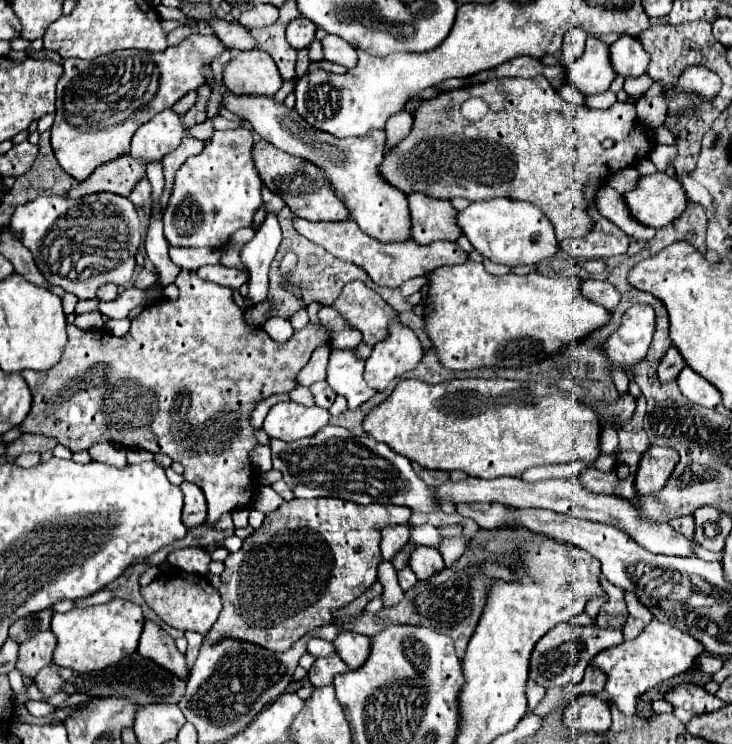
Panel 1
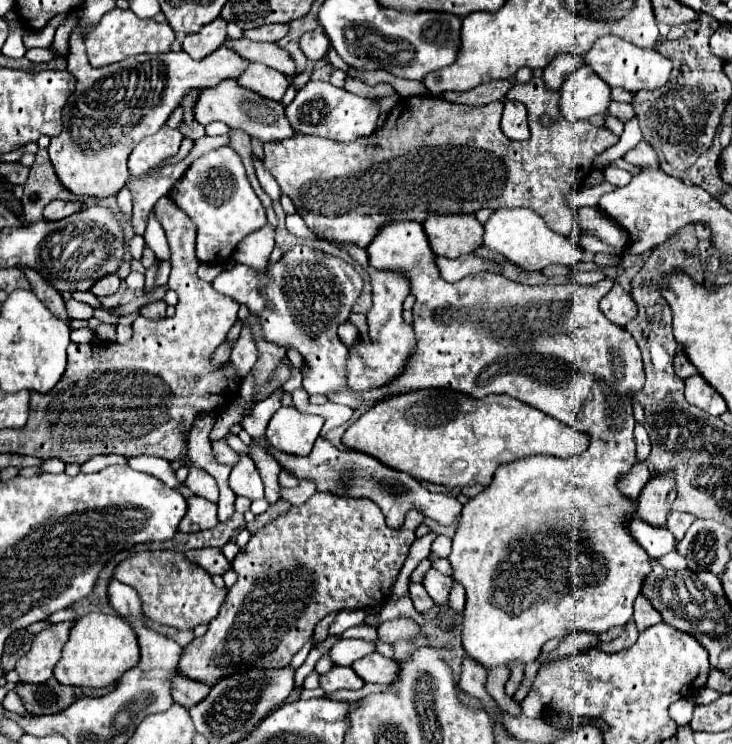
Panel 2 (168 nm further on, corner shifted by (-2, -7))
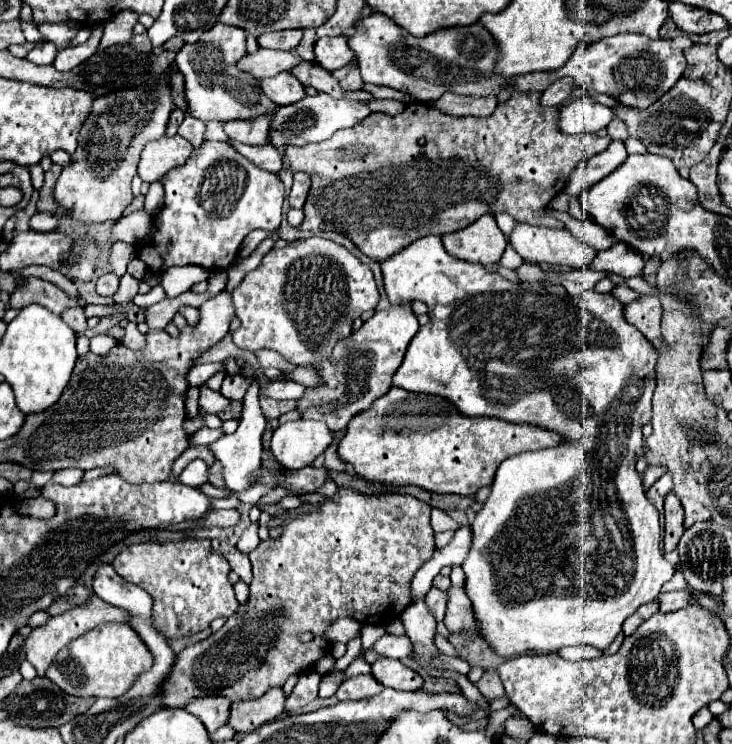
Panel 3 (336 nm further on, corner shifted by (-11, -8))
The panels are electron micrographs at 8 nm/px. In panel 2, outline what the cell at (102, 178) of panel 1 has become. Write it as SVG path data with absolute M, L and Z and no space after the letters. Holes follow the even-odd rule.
M51 201L49 207L43 211L43 219L63 219L71 213L77 213L83 207L83 201Z

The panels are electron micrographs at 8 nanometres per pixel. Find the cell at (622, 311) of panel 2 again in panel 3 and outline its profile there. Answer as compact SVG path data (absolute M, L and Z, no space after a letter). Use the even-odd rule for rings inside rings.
M642 296L640 300L626 304L624 316L630 324L634 324L652 344L660 350L660 320L662 320L660 300L656 296Z

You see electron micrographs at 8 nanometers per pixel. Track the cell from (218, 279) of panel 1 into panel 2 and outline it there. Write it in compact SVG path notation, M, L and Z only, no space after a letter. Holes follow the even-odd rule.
M295 245L277 261L277 265L269 267L265 271L265 275L257 273L255 269L251 269L247 265L235 265L233 269L219 273L211 285L217 293L227 295L227 297L235 299L237 303L247 305L249 311L261 319L263 339L273 341L273 343L281 343L285 347L293 347L307 359L311 371L303 379L303 389L309 395L339 393L339 391L351 389L347 385L347 371L345 371L349 349L339 341L337 327L349 319L351 307L363 289L363 281L361 281L361 275L349 263L345 263L339 257L327 255L323 251L317 251L317 249L311 249L305 245Z

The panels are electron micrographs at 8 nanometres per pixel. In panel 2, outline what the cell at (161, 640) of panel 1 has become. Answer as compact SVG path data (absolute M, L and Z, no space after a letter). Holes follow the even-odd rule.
M179 669L173 671L173 677L171 677L171 695L173 695L175 703L179 703L179 705L189 709L191 705L195 705L201 699L205 699L207 693L209 693L209 687L205 683L187 679Z

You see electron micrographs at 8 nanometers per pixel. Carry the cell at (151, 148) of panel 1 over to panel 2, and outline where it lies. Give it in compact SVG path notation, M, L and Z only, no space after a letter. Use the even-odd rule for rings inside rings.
M163 125L155 135L149 135L133 149L133 153L129 155L129 173L133 177L139 177L149 169L157 167L159 163L163 163L165 159L177 155L181 141L183 135L179 129Z

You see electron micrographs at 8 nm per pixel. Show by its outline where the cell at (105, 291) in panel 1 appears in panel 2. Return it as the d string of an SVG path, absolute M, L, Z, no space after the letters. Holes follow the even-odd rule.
M107 275L103 279L99 279L93 287L91 287L91 293L95 297L109 297L109 295L115 295L117 289L119 289L119 283L121 279L117 275Z

